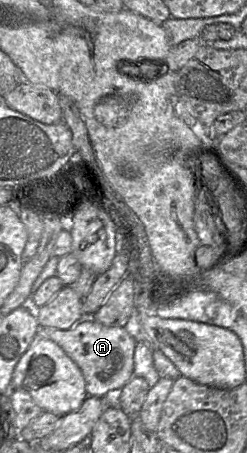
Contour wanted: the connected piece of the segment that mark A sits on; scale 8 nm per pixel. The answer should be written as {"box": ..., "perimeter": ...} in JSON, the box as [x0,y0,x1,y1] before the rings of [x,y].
{"box":[37,317,136,398],"perimeter":[[[84,317],[70,329],[56,329],[39,325],[37,335],[57,343],[81,369],[89,396],[114,398],[133,377],[136,339],[134,330],[104,326],[92,317]]]}

